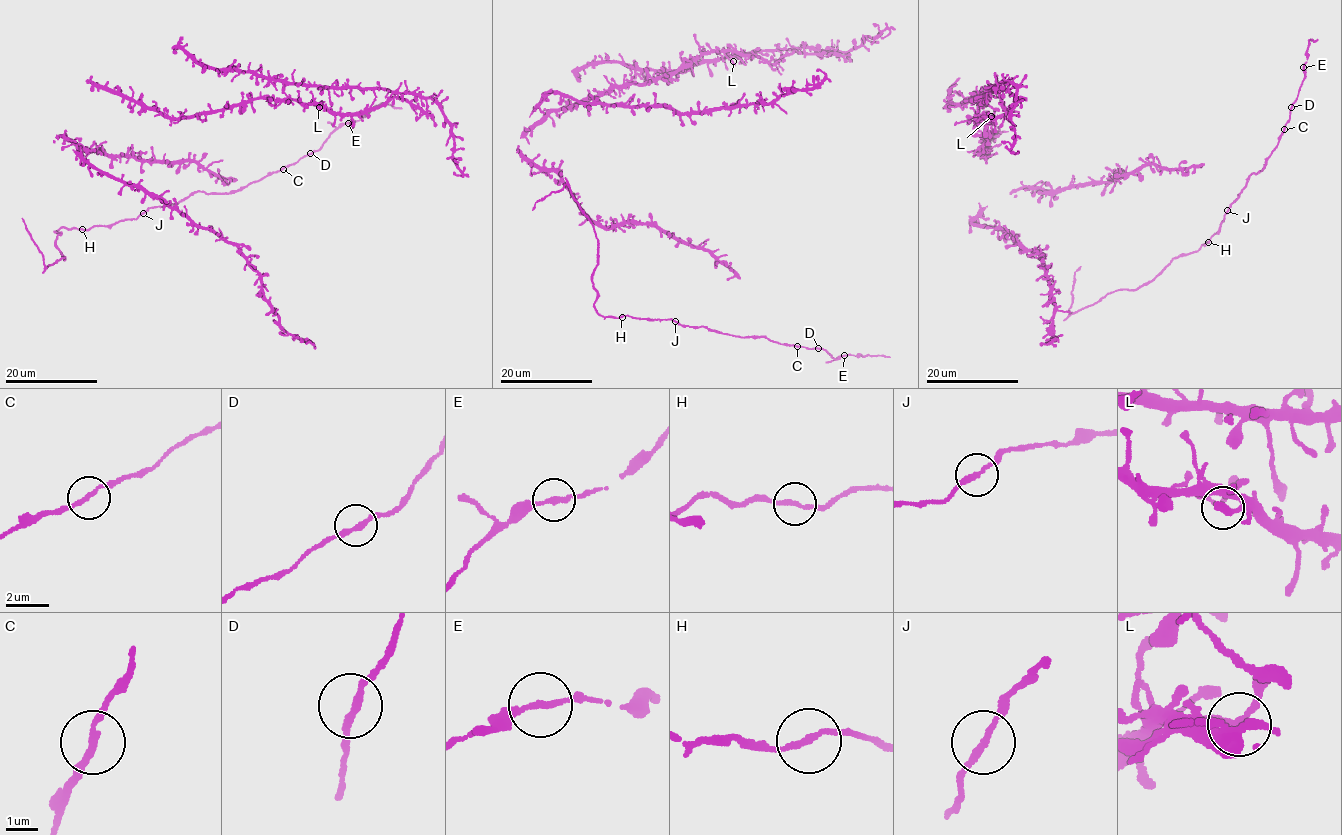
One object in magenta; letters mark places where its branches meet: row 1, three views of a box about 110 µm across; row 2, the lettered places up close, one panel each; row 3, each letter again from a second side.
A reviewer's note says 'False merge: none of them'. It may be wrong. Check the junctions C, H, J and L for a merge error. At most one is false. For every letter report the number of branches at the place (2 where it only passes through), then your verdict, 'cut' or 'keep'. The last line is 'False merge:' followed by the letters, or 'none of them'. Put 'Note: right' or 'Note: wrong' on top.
Note: right
C: 2 | keep
H: 2 | keep
J: 2 | keep
L: 2 | keep
False merge: none of them

